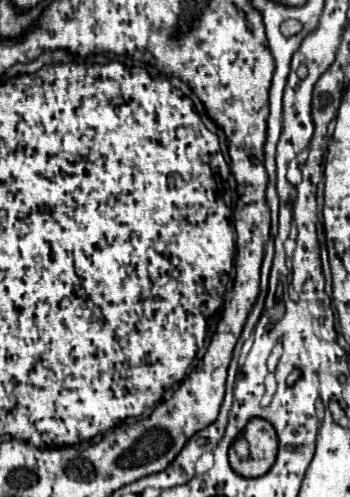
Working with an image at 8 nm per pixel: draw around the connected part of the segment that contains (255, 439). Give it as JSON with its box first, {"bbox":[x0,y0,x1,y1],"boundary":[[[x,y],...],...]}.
{"bbox":[229,418,277,478],"boundary":[[[251,418],[243,430],[243,438],[249,442],[249,458],[241,460],[233,450],[229,452],[229,462],[235,472],[245,478],[263,476],[275,462],[277,456],[277,432],[263,418]]]}

